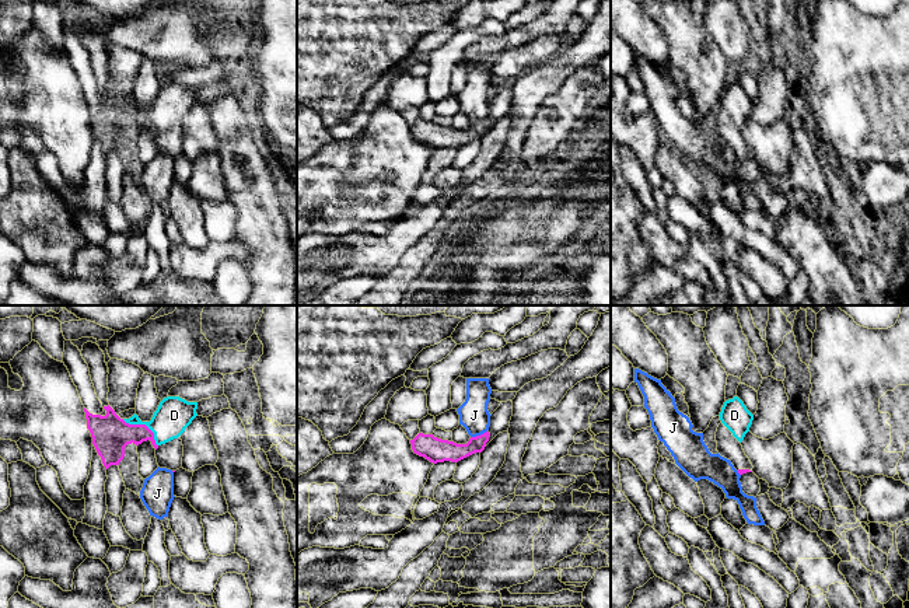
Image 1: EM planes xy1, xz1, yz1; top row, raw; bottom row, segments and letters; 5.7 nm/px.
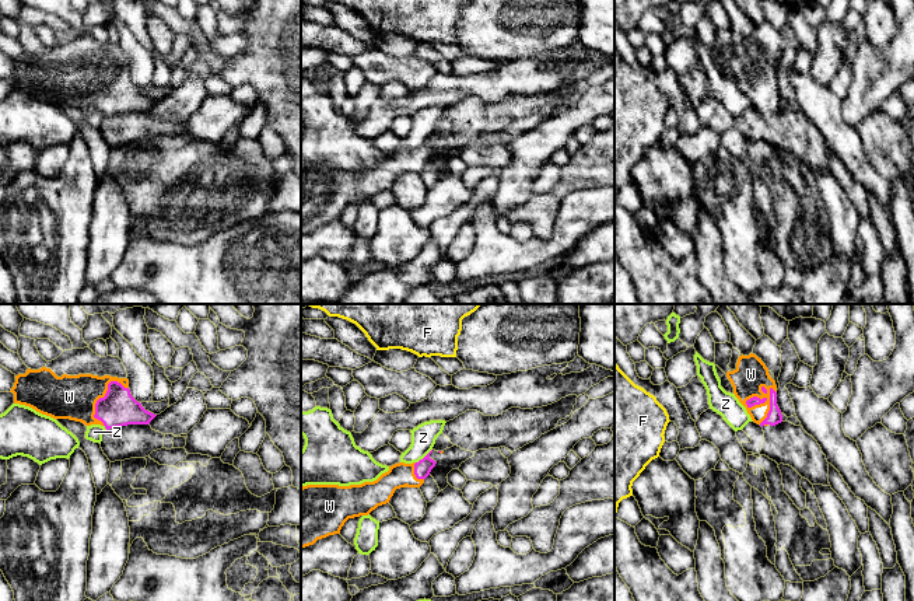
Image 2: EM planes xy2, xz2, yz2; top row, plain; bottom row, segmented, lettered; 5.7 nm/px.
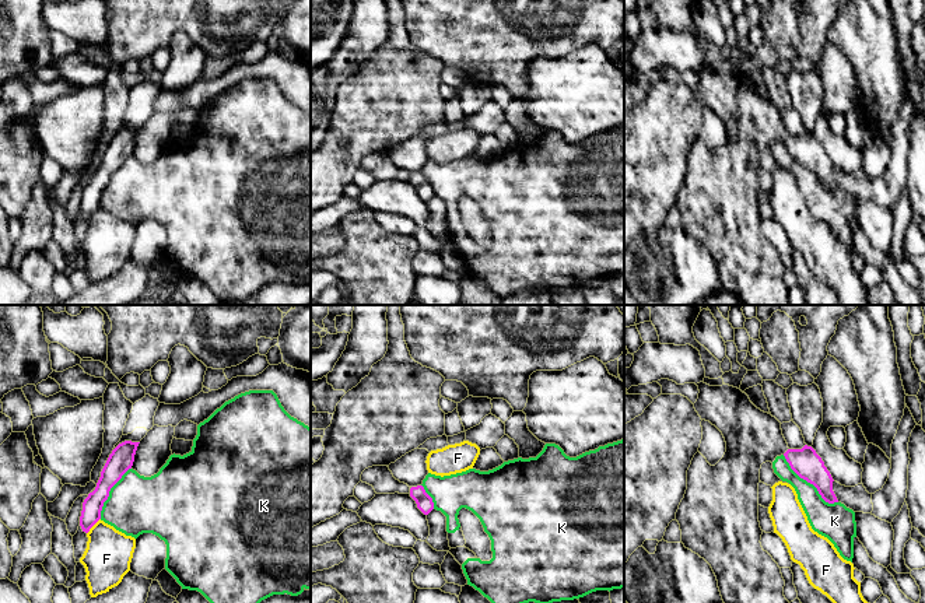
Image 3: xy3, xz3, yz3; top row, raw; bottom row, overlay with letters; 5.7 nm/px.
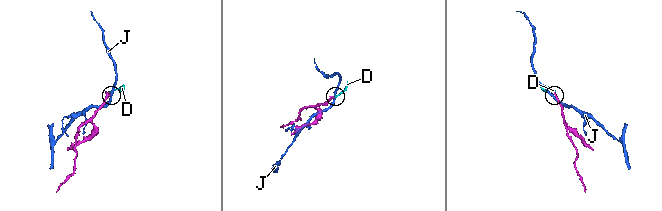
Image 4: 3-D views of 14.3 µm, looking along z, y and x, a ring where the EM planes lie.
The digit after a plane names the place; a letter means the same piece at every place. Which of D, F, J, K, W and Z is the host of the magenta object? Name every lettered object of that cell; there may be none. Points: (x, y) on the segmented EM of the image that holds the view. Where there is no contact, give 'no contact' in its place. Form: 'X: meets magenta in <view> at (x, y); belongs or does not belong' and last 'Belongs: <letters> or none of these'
D: meets magenta in xy1 at (144, 425); belongs
F: meets magenta in xy3 at (93, 525); does not belong
J: meets magenta in xz1 at (478, 436); does not belong
K: meets magenta in yz3 at (809, 481); does not belong
W: meets magenta in yz2 at (770, 405); belongs
Z: meets magenta in xz2 at (424, 457); does not belong
Belongs: D, W

